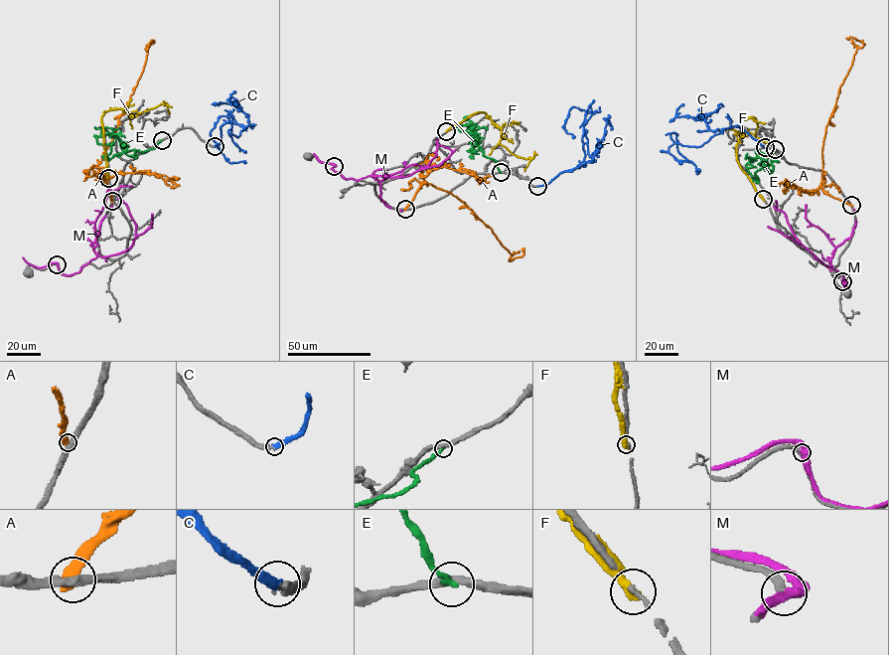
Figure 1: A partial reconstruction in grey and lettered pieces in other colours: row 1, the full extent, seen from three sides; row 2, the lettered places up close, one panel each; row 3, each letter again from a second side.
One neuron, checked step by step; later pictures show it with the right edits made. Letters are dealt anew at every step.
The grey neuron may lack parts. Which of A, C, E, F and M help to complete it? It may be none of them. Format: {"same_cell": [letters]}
{"same_cell": ["C"]}

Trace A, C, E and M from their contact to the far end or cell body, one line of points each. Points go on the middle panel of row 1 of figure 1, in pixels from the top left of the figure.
A: (405, 209), (425, 181), (465, 203), (509, 250), (509, 259), (521, 255), (524, 247)
C: (537, 186), (584, 164), (584, 125), (596, 111), (574, 106), (570, 109), (562, 127), (574, 138)
E: (501, 172), (496, 161), (483, 155), (476, 135), (459, 129), (458, 126), (472, 123), (467, 119)
M: (335, 166), (332, 169), (348, 179), (373, 175), (404, 177), (428, 164), (436, 156), (437, 144), (454, 151)

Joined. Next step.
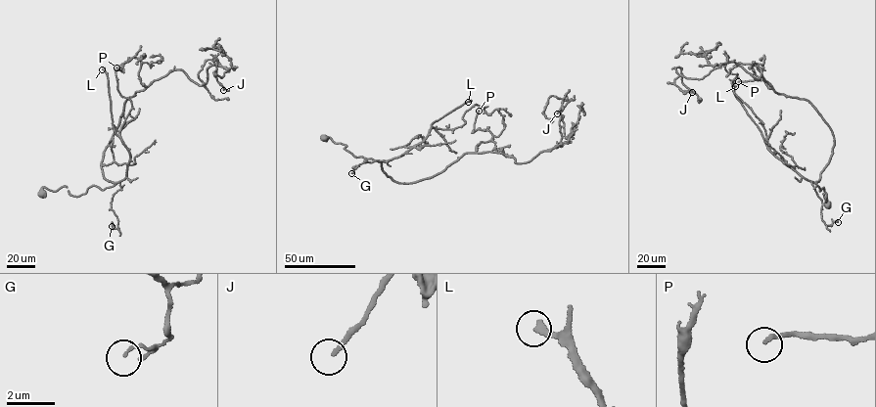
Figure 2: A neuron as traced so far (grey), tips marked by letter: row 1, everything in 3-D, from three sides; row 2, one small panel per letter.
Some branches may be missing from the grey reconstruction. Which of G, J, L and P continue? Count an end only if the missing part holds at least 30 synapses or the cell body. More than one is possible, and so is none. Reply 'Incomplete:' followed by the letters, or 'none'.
Incomplete: P

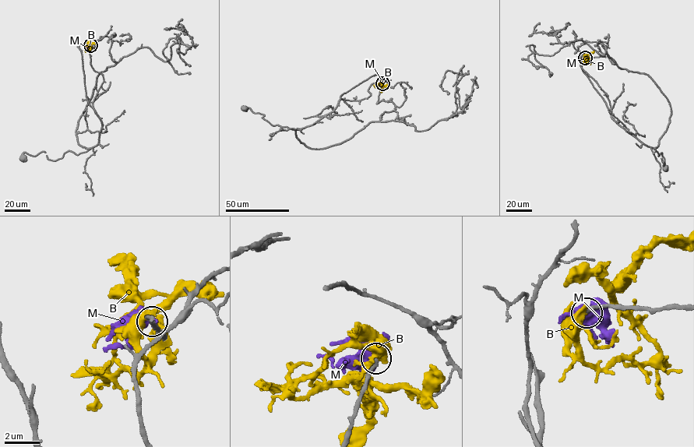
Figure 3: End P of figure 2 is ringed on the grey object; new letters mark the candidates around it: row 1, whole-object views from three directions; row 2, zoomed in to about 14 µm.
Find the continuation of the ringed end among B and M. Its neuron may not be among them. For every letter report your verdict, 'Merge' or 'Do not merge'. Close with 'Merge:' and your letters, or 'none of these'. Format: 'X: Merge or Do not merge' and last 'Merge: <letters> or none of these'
B: Do not merge
M: Do not merge
Merge: none of these

